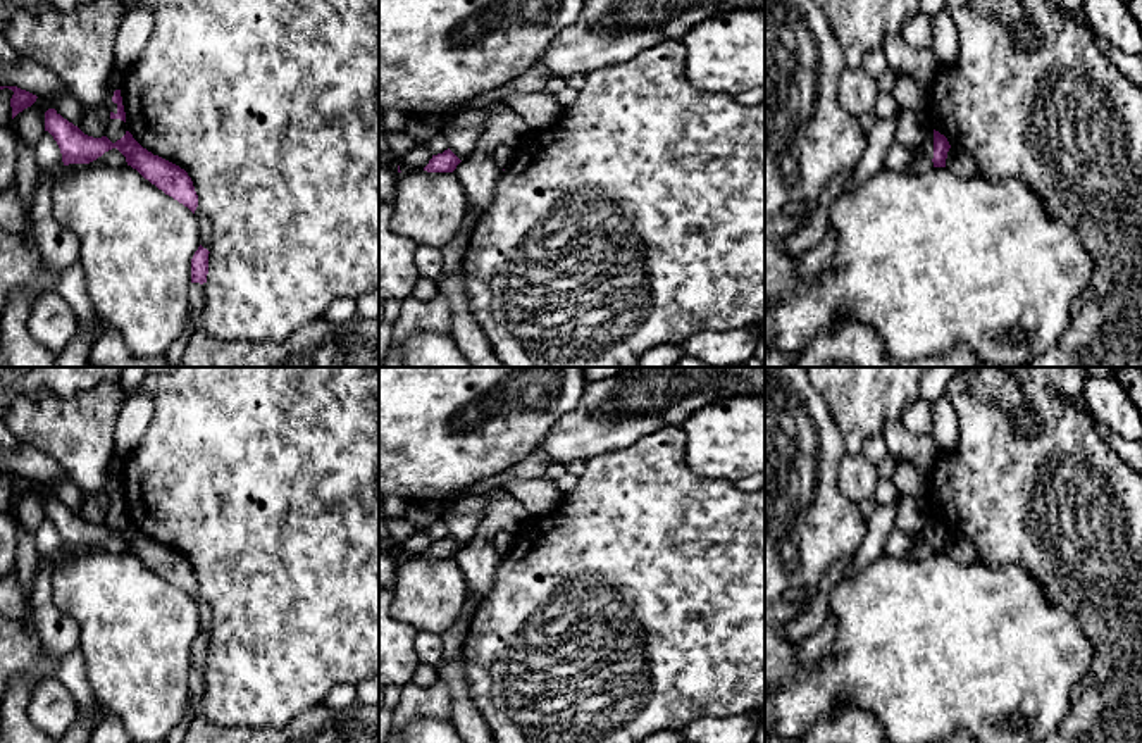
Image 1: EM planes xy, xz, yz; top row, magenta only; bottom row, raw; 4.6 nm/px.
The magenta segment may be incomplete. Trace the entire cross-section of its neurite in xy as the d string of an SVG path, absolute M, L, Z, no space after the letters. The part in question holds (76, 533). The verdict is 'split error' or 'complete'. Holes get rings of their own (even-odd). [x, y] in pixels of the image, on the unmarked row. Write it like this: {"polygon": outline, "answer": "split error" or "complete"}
{"polygon": "M55 495L45 498L45 517L57 528L64 552L90 550L105 538L117 534L126 543L127 552L195 600L198 581L188 559L143 534L129 517L115 529L107 522L93 524L64 505Z", "answer": "complete"}

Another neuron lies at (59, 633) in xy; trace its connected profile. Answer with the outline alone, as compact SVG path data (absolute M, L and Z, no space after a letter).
M38 559L31 607L43 650L62 659L79 645L79 627L72 617L60 612L53 603L53 567L55 559Z

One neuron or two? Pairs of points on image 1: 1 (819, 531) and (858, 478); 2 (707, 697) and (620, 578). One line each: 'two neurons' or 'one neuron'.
1: two neurons
2: one neuron

